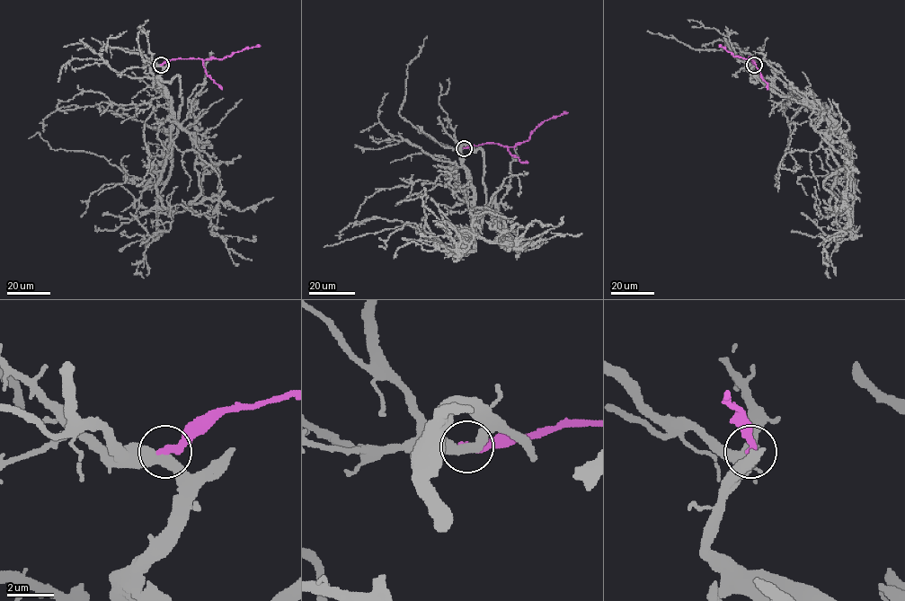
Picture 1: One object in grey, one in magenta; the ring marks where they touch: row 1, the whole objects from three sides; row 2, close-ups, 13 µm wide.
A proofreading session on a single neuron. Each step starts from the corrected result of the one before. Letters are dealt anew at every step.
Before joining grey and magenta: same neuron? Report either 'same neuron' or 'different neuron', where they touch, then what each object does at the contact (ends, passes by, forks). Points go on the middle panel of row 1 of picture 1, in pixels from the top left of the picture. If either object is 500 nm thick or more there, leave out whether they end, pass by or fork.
different neuron; at (464, 148); grey passes by; magenta ends there

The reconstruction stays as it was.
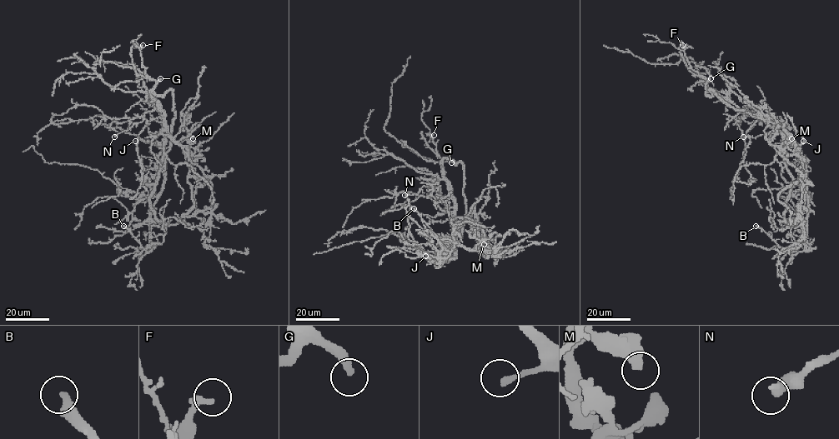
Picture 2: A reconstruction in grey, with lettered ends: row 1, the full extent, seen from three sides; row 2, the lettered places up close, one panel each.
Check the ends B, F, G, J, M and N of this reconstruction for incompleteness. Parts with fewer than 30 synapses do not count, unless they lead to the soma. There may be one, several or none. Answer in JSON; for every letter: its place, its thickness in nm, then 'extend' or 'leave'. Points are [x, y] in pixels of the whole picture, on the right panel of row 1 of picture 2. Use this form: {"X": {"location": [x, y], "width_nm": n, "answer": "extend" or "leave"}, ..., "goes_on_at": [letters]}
{"B": {"location": [756, 226], "width_nm": 400, "answer": "extend"}, "F": {"location": [682, 45], "width_nm": 320, "answer": "leave"}, "G": {"location": [710, 78], "width_nm": 320, "answer": "extend"}, "J": {"location": [803, 141], "width_nm": 240, "answer": "leave"}, "M": {"location": [791, 138], "width_nm": 360, "answer": "leave"}, "N": {"location": [743, 137], "width_nm": 480, "answer": "leave"}, "goes_on_at": ["B", "G"]}

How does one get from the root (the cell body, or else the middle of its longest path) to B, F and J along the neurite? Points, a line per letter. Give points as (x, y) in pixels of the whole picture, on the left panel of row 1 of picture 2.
B: (167, 126), (163, 188), (150, 213), (151, 250), (147, 251), (123, 226)
F: (167, 126), (162, 107), (151, 93), (156, 81), (146, 75), (142, 64), (140, 47), (143, 45)
J: (167, 126), (167, 135), (162, 143), (135, 141)

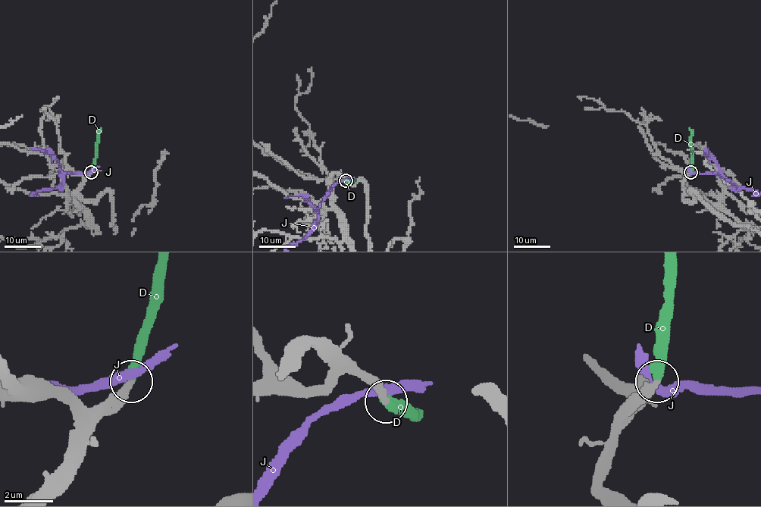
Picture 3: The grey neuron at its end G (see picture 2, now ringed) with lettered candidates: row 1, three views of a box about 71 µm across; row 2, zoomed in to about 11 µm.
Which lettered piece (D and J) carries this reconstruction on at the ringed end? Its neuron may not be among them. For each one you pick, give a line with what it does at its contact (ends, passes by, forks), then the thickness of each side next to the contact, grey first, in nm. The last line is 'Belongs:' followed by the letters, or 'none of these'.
D: it ends there; 320 nm thick on the grey side, 360 nm on the other
Belongs: D

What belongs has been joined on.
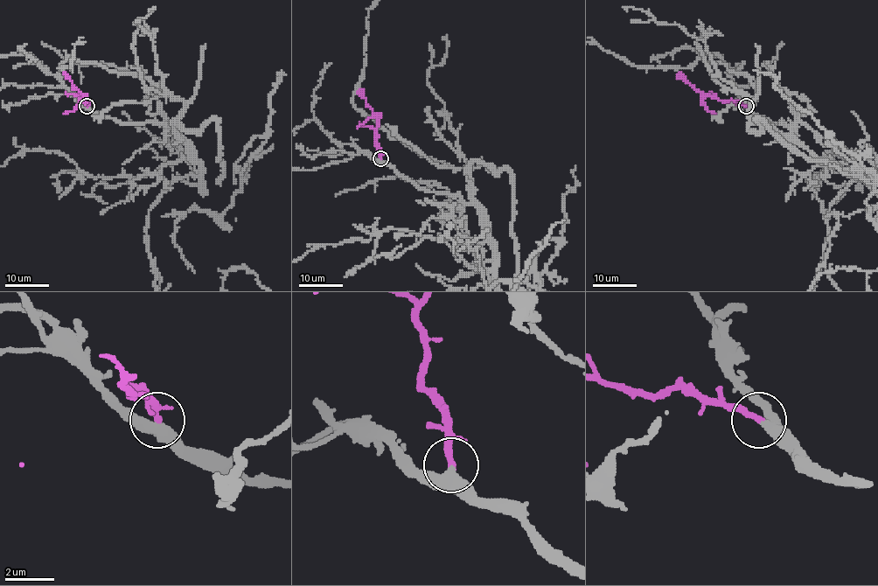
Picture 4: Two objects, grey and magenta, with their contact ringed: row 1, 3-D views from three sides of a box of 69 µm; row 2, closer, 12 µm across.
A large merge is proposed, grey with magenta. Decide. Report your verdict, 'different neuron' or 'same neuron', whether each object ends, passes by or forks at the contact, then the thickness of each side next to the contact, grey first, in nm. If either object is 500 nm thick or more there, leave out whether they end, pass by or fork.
same neuron; grey passes by; magenta ends; calibres 400 and 260 nm

